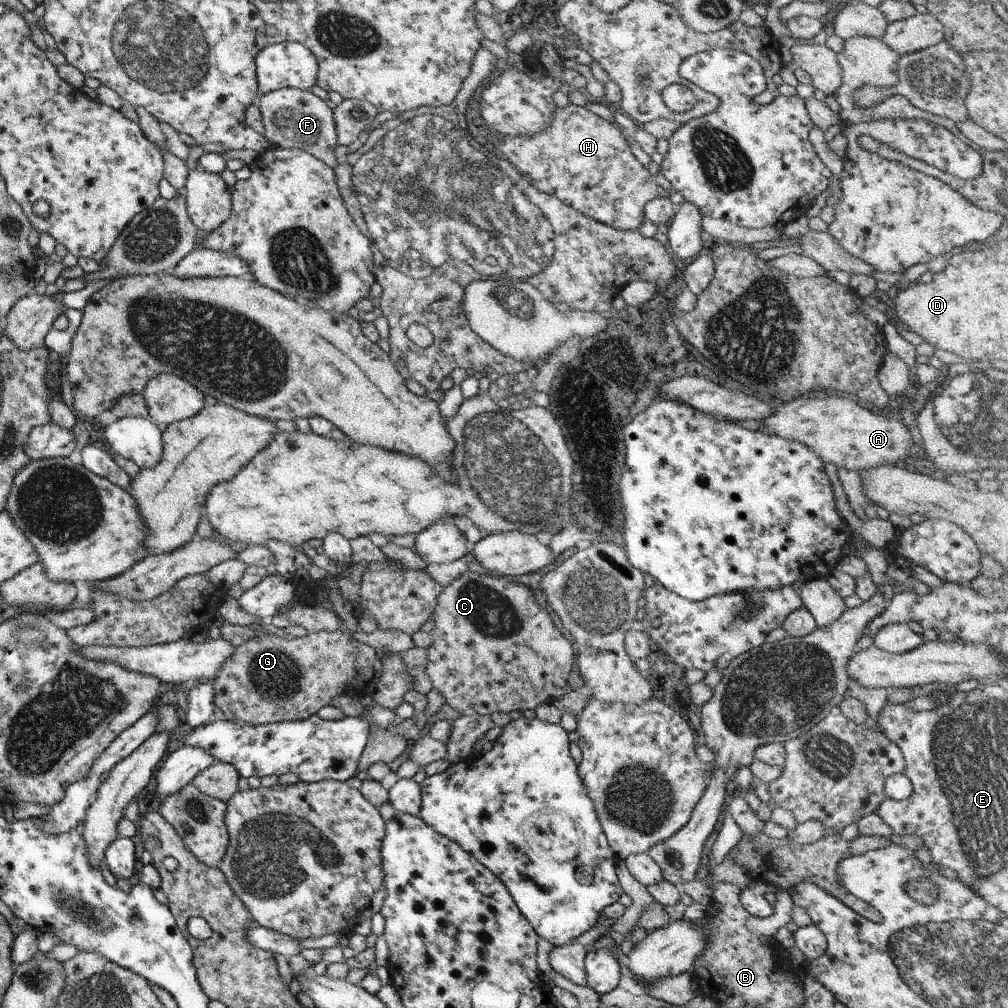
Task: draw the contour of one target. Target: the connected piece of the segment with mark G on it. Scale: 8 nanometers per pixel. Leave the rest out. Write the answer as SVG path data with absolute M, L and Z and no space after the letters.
M314 632L303 637L286 640L272 633L256 635L245 644L235 647L235 652L221 664L217 676L212 680L213 704L221 710L227 722L244 722L250 725L300 721L309 718L337 694L349 697L372 695L381 664L373 647L353 640L345 632Z

